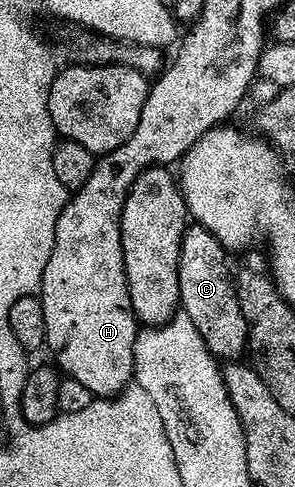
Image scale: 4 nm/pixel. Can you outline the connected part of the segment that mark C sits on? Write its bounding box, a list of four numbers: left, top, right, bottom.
[177,226,248,361]

